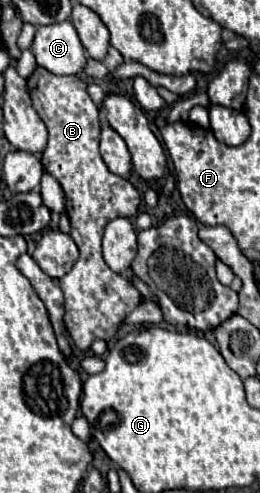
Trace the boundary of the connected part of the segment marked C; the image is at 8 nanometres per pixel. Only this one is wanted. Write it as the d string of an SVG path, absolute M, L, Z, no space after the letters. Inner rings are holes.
M71 21L37 27L31 53L53 75L77 75L85 67L85 49Z

